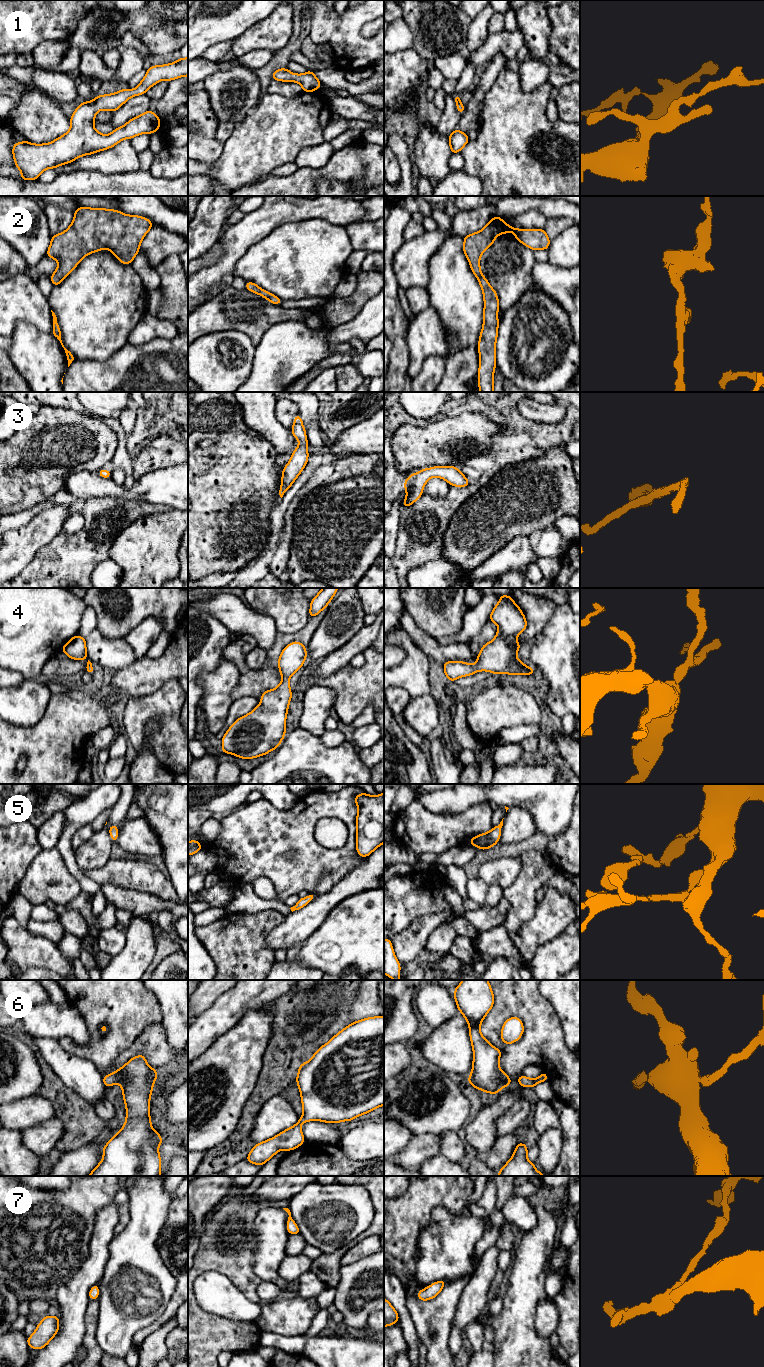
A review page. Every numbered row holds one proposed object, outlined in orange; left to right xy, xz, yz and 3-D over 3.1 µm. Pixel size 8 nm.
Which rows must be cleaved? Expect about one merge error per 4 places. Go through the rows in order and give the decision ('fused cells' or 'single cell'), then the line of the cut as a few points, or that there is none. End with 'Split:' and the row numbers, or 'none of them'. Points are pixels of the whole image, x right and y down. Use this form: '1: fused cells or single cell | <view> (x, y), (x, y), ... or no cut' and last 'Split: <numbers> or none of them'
1: single cell | no cut
2: single cell | no cut
3: single cell | no cut
4: single cell | no cut
5: single cell | no cut
6: single cell | no cut
7: single cell | no cut
Split: none of them

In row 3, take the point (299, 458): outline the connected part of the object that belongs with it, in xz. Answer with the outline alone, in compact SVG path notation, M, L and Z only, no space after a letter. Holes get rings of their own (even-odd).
M299 414L295 415L291 432L293 436L299 440L299 445L291 454L291 459L287 465L283 468L281 488L279 490L279 495L281 498L302 472L308 462L309 456L307 449L308 440L306 437L306 430L303 427L303 422Z

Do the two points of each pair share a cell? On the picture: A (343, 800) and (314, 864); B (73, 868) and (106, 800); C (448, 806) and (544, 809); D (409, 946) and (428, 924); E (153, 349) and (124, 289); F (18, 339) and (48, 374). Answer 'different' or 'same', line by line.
A: same
B: same
C: same
D: same
E: different
F: same

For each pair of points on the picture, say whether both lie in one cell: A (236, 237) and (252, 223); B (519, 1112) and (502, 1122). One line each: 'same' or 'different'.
A: same
B: same

